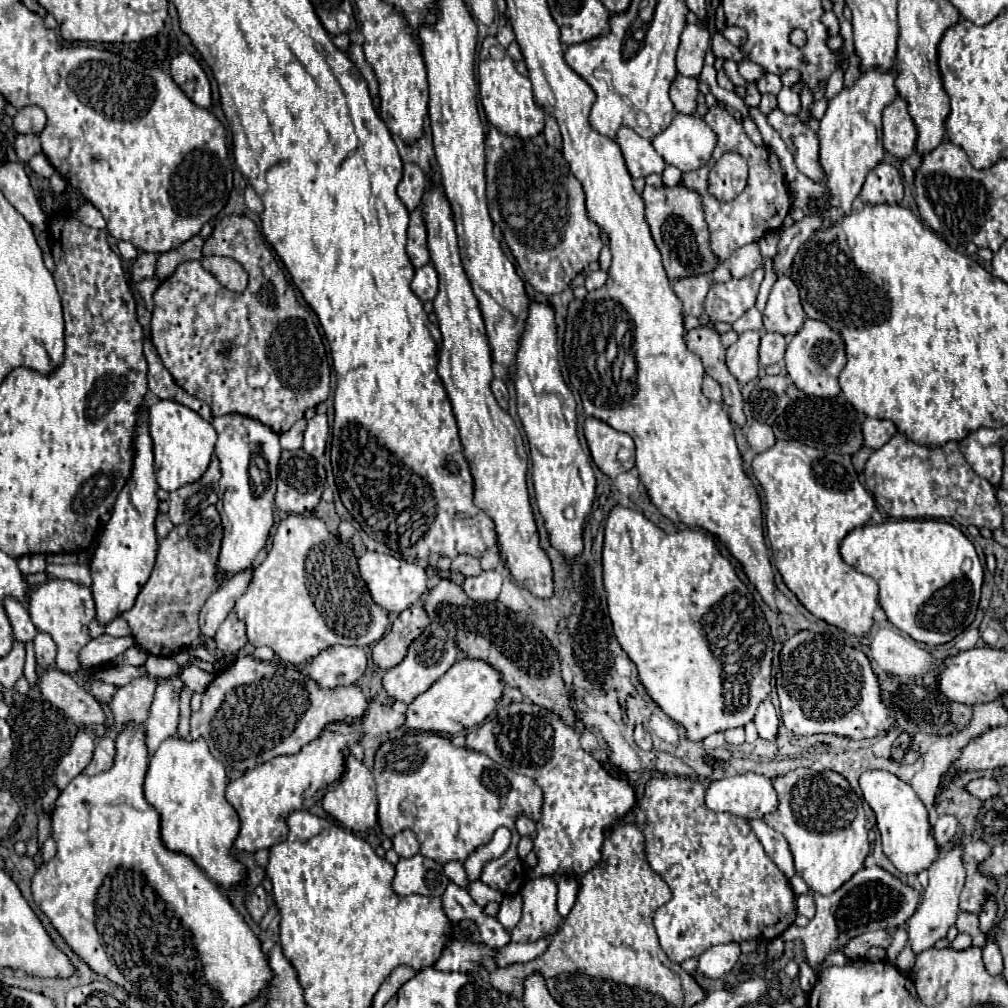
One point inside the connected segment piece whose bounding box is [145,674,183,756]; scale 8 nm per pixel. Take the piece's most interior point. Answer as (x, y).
(162, 722)

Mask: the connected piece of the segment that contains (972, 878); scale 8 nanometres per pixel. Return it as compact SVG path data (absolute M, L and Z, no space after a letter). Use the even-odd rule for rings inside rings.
M979 872L967 874L965 888L961 892L961 902L959 908L967 912L979 912L981 904L985 901L985 894L995 895L997 892L996 881L989 876L983 876Z

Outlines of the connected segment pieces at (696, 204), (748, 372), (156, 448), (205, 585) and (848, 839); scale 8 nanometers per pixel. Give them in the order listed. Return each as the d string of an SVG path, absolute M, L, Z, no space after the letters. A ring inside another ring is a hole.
M681 184L673 186L673 188L653 188L653 186L645 186L645 190L641 192L643 204L645 204L645 220L651 228L653 240L663 256L663 266L667 272L669 280L679 280L679 278L687 278L687 276L697 276L697 274L709 274L711 280L711 272L717 268L717 256L711 252L709 246L709 230L707 230L707 222L703 216L703 202L699 192L691 192L689 188L683 188Z
M757 330L743 332L735 344L727 348L727 368L741 386L757 378L759 372L759 340Z
M159 400L149 408L149 432L153 438L153 452L155 452L155 474L157 484L173 492L185 484L193 484L203 476L209 466L209 460L215 450L217 432L215 428L203 420L191 408L173 402L173 400Z
M209 506L189 522L175 526L163 540L159 540L157 562L151 578L141 588L133 608L123 612L135 642L149 654L171 658L179 650L205 646L197 616L205 600L217 592L221 582L227 578L217 568L221 538L223 526L219 512L215 506Z
M797 768L789 774L775 776L773 786L777 790L779 808L771 812L771 816L763 816L763 822L787 838L791 854L795 858L795 872L805 880L805 884L811 890L819 894L835 892L857 870L863 868L863 860L869 854L869 840L867 840L867 830L865 830L865 810L863 810L861 798L855 794L849 782L833 770L815 772L813 768Z

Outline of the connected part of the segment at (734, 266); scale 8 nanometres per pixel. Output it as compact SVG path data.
M745 244L743 248L739 248L737 252L731 254L729 258L729 270L733 274L733 278L743 278L743 276L751 276L759 266L761 266L761 252L759 252L759 244Z

